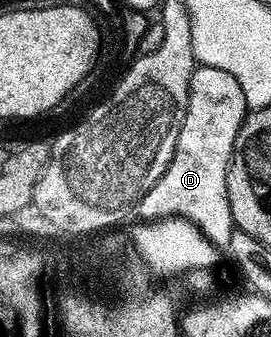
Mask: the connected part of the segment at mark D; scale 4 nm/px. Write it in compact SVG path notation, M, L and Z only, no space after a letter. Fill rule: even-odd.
M198 66L194 70L191 81L189 82L189 104L187 105L187 113L183 117L183 125L179 129L179 141L175 145L175 153L171 157L171 161L167 165L167 169L163 173L163 177L159 177L159 181L155 181L155 185L139 200L135 208L136 214L141 214L140 217L145 221L165 220L171 218L186 219L193 223L202 234L214 244L218 249L228 248L231 237L235 230L233 226L233 218L231 217L231 205L227 197L227 173L229 172L229 163L233 160L233 146L235 145L235 137L241 128L241 122L245 120L247 108L245 98L243 97L243 89L239 89L239 81L235 81L235 77L231 77L231 73L223 73L223 69L215 69L214 67Z

